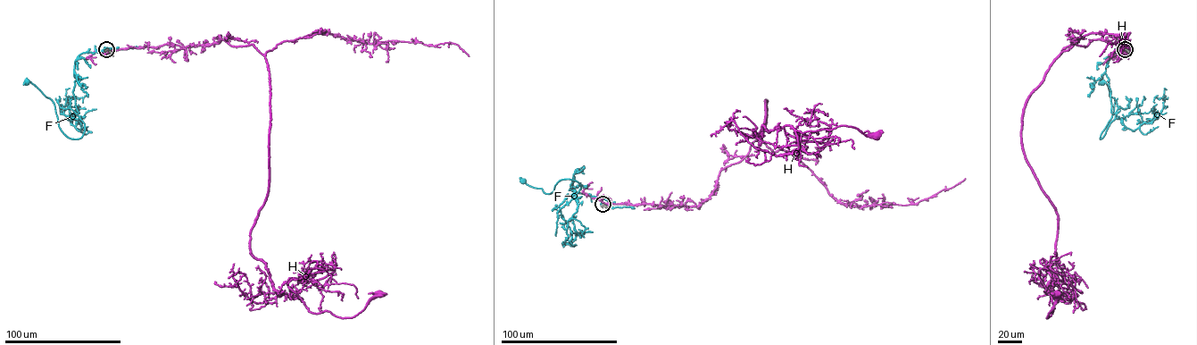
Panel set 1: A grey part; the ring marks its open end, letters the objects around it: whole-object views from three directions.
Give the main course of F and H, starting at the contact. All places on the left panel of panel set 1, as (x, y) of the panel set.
F: (107, 48), (75, 62), (79, 138), (63, 132), (53, 102), (26, 81)
H: (108, 49), (253, 45), (270, 119), (250, 253), (314, 313), (351, 318), (378, 293)

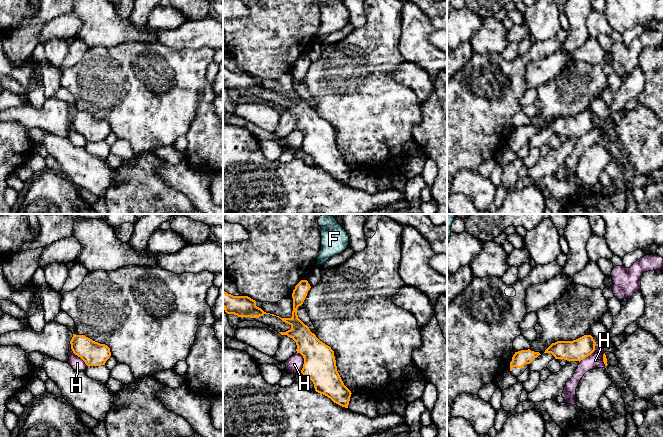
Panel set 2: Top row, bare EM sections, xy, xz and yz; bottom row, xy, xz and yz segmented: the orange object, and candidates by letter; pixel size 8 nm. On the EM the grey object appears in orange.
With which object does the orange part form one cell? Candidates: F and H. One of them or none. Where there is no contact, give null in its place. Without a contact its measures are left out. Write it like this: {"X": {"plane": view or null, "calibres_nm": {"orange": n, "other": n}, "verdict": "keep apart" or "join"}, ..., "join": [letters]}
{"F": {"plane": null, "verdict": "keep apart"}, "H": {"plane": "yz", "calibres_nm": {"orange": 170, "other": 120}, "verdict": "keep apart"}, "join": []}

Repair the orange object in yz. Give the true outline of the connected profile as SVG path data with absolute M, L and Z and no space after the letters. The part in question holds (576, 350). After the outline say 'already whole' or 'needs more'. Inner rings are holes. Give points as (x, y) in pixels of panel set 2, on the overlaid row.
M584 335L573 341L552 343L544 353L551 353L555 359L581 361L595 351L596 342L591 335Z; already whole

